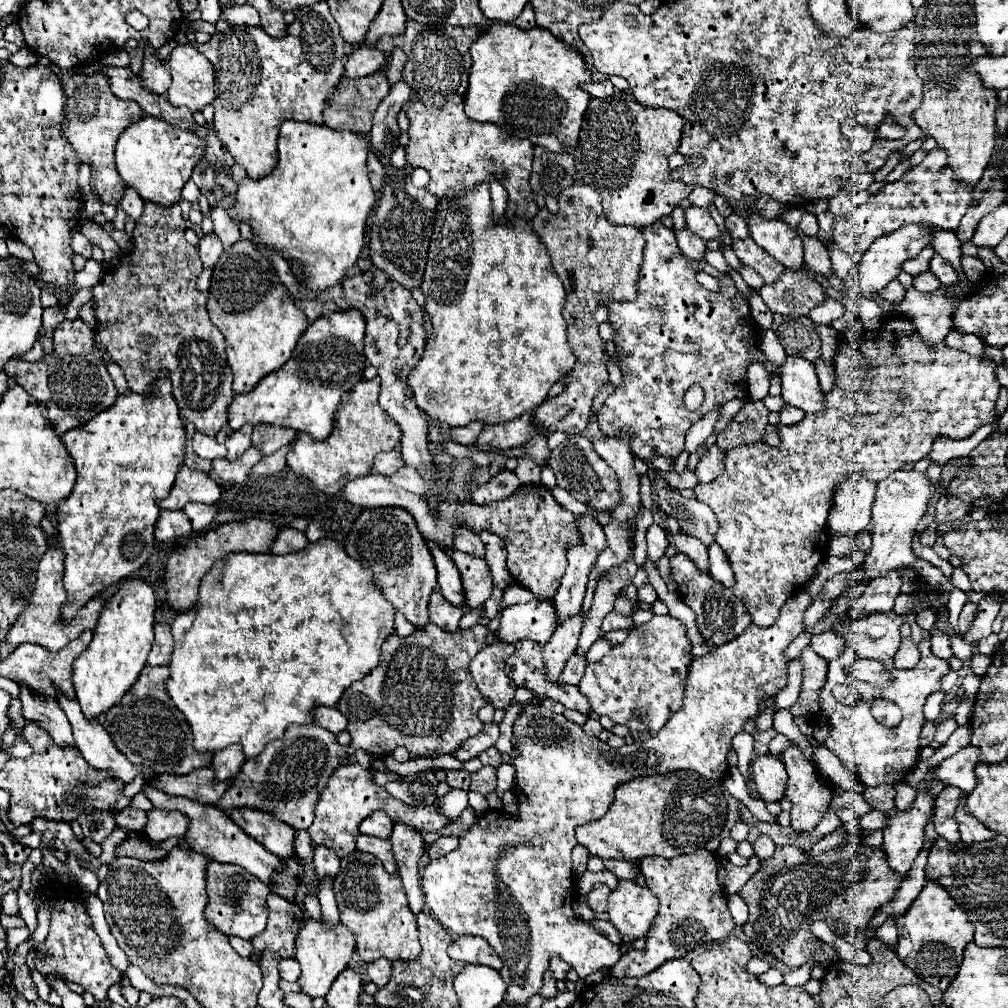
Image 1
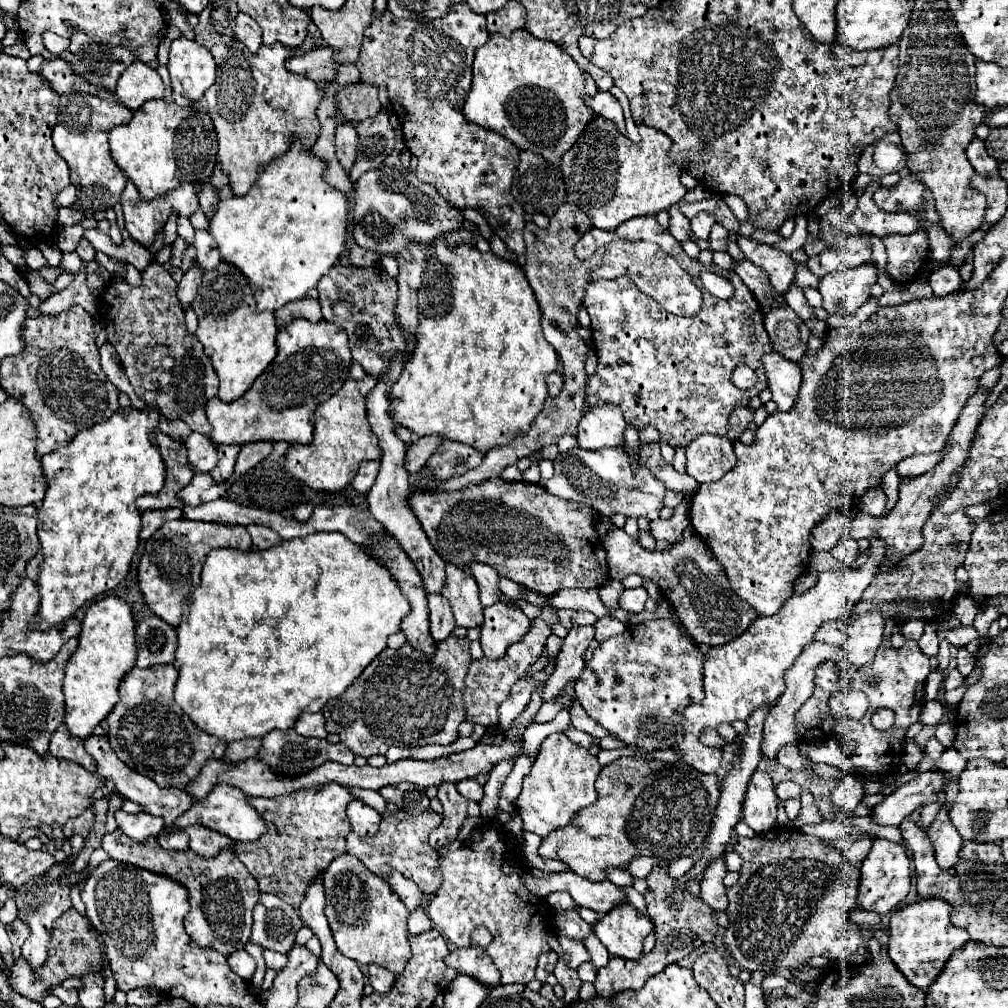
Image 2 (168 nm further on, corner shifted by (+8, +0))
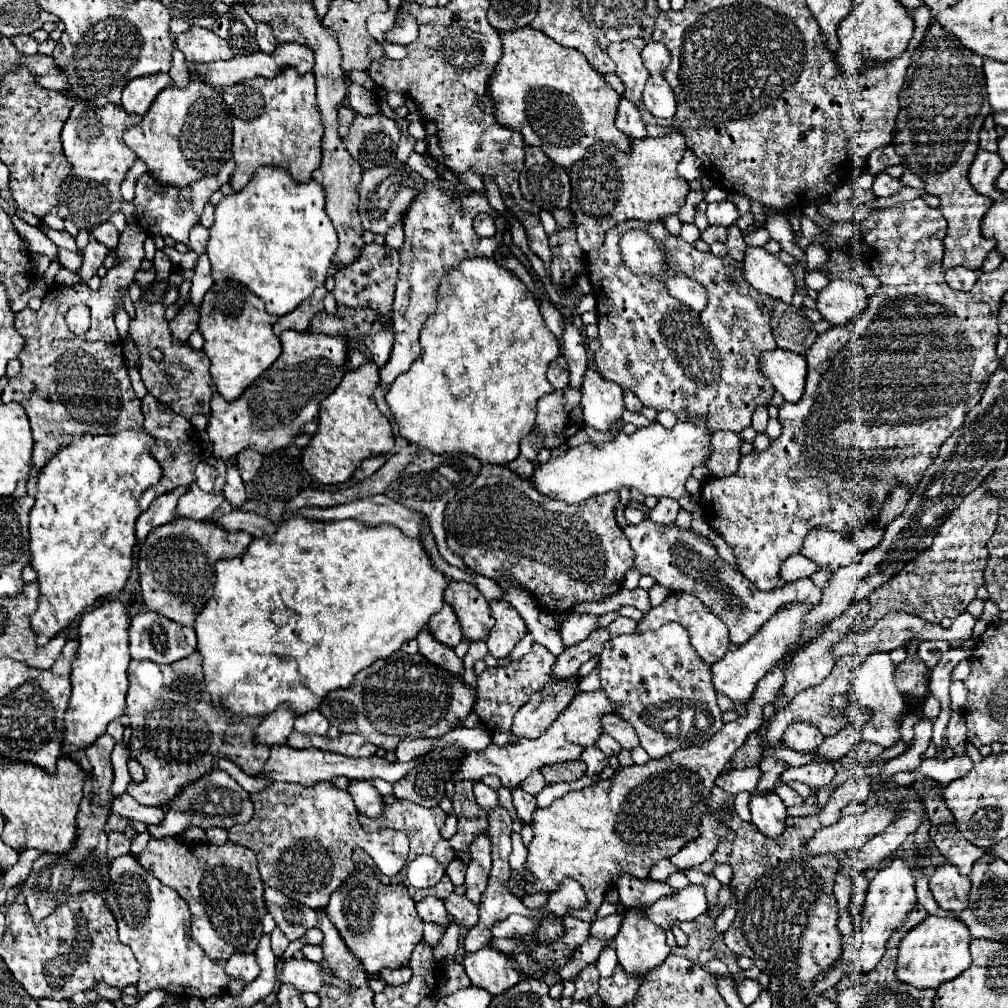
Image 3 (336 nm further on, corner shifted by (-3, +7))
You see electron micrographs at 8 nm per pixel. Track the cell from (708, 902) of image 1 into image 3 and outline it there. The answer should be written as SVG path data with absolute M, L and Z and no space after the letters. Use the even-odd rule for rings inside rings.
M617 965L611 977L599 979L599 991L597 993L601 995L601 1001L605 1005L621 1007L623 1003L629 1003L635 997L641 981L643 981L643 977L631 975L631 973L623 971L621 965Z

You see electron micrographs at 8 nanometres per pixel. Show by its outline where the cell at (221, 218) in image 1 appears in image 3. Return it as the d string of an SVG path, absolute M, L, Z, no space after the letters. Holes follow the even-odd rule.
M259 167L245 189L217 203L207 253L199 255L191 279L191 301L199 307L215 277L215 281L241 281L265 301L267 311L273 315L293 311L325 283L339 247L325 203L327 189L319 181L297 183L283 167Z

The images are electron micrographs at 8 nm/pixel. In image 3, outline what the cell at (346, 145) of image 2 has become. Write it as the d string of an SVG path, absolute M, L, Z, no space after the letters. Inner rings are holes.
M339 107L339 135L343 139L349 135L353 119L355 119L355 113L349 107Z

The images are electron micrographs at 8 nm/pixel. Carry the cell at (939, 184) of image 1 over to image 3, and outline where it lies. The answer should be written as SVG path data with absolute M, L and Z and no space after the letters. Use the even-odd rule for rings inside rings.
M879 173L875 177L875 183L873 183L873 193L881 195L881 197L887 197L887 195L895 195L903 187L905 187L905 183L901 179L895 179L895 177L887 175L887 173Z

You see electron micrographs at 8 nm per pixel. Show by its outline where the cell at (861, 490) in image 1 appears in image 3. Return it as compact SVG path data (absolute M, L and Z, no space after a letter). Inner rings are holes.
M815 527L803 541L801 555L819 563L819 567L831 567L833 571L847 565L859 563L861 553L851 535L831 531L827 527Z

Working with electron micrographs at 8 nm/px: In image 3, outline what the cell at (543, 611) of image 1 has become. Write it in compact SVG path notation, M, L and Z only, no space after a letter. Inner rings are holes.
M495 599L495 601L489 601L489 607L493 611L495 625L487 637L487 647L493 657L503 659L523 639L523 635L527 633L527 627L521 615L515 611L515 607L511 607L509 603Z

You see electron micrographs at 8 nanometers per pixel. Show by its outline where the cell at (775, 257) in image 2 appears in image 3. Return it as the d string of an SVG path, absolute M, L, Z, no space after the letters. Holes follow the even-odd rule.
M747 247L747 259L743 263L745 279L761 293L773 299L791 303L795 293L795 275L781 263L781 259L763 247Z

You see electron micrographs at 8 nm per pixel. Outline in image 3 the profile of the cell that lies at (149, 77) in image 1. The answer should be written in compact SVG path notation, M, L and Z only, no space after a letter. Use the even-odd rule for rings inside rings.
M155 73L155 75L131 79L123 89L121 105L129 113L145 115L147 109L151 107L153 99L157 97L157 93L163 91L165 87L171 87L171 83L173 83L173 79L167 73Z

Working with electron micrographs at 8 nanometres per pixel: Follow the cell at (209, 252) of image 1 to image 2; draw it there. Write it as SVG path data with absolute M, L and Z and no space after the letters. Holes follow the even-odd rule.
M192 266L192 268L184 274L184 278L182 278L182 282L178 284L178 290L176 290L176 296L178 296L178 300L180 300L182 310L186 310L186 308L192 304L192 300L196 298L196 288L198 288L200 280L202 280L200 268L194 268L194 266Z

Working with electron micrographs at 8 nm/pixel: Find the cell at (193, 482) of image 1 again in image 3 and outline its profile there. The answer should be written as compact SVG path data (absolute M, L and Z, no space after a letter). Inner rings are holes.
M167 441L167 443L157 443L157 447L153 447L153 455L163 467L163 479L159 485L149 487L141 495L139 499L141 509L147 509L151 501L157 499L159 495L195 481L193 471L195 465L199 463L201 447L197 441Z

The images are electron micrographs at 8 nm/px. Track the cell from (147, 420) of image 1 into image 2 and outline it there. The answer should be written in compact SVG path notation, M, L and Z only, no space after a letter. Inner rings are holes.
M124 408L120 410L120 414L114 414L110 420L102 422L102 424L96 424L88 430L82 430L76 434L76 438L62 446L60 450L56 452L50 452L46 456L40 458L40 464L42 464L42 474L44 474L44 480L46 480L46 496L38 508L38 540L40 540L40 548L42 548L42 554L44 554L44 562L40 566L40 572L38 572L38 592L40 592L40 608L38 608L38 614L34 618L34 628L38 630L48 630L56 624L60 624L62 620L70 618L76 614L76 610L86 604L88 600L116 588L128 574L130 570L130 562L132 562L132 556L138 548L138 532L140 532L140 512L136 508L136 498L138 496L144 496L144 494L156 494L162 486L164 486L164 478L166 478L166 472L164 472L164 462L162 462L162 456L160 456L160 450L156 446L156 436L154 436L154 430L158 428L158 416L160 416L160 410L158 408L148 408L148 410L134 410L134 408Z

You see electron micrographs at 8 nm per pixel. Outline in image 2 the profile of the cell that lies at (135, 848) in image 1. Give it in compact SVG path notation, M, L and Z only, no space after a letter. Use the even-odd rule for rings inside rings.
M120 830L106 834L102 838L102 848L114 860L134 864L162 876L172 876L188 890L190 912L184 918L184 928L192 942L196 942L198 946L214 948L216 952L228 956L236 950L242 950L250 940L252 910L258 902L260 890L252 874L248 874L246 866L232 850L220 850L216 858L200 858L198 854L192 854L192 850L164 850L156 838L148 838L148 842L136 842Z

